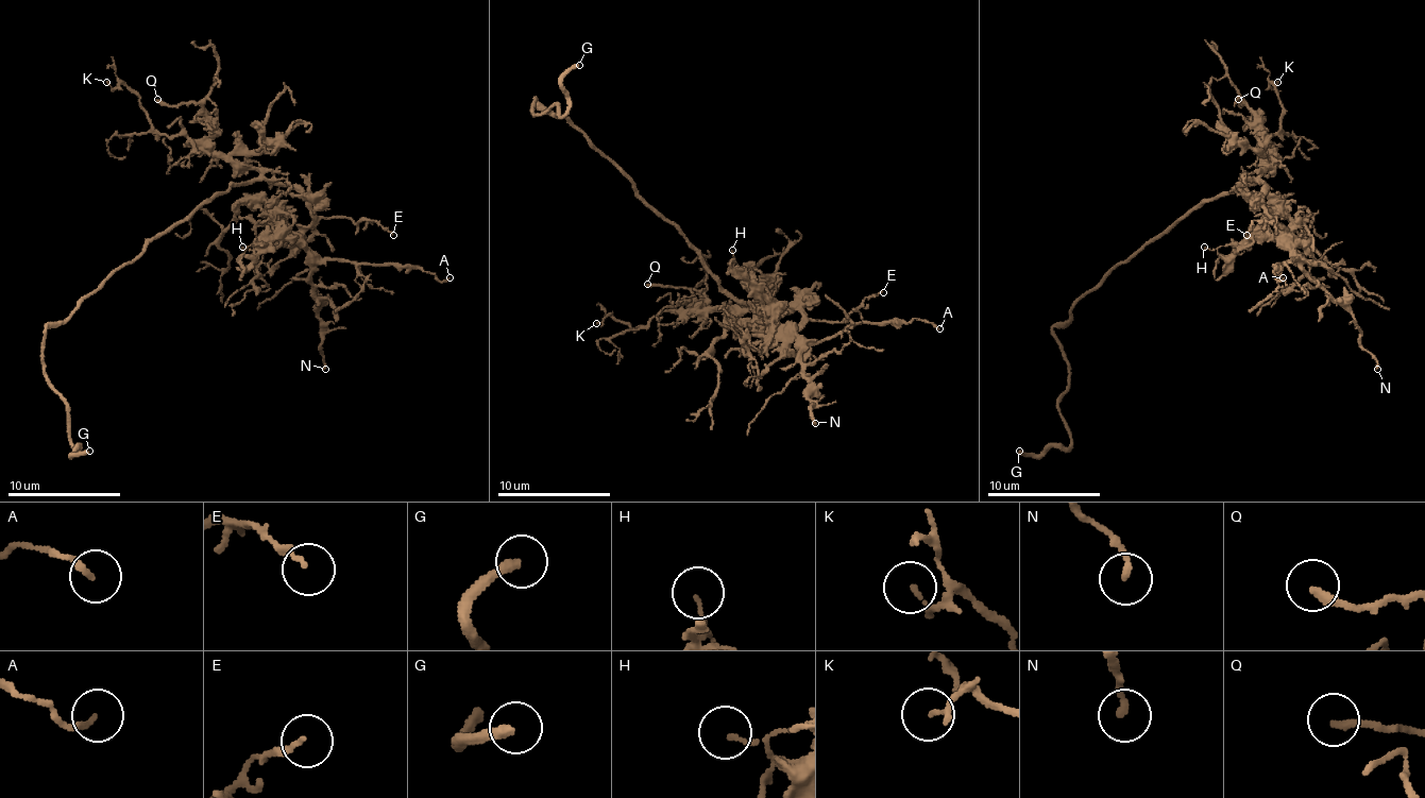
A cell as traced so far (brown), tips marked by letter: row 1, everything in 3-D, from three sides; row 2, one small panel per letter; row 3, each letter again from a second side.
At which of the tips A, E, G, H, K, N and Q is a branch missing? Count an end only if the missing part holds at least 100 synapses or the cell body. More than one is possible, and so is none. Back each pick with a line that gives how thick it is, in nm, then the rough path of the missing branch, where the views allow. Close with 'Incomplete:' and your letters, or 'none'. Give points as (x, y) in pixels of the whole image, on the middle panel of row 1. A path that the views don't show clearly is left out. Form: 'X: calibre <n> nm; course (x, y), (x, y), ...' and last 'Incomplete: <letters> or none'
G: calibre 260 nm
Incomplete: G

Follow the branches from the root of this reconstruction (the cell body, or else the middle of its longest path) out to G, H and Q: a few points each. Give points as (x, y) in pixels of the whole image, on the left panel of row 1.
G: (174, 226), (47, 328), (47, 383), (66, 406), (69, 442), (78, 445), (72, 454), (89, 451)
H: (174, 226), (234, 184), (273, 181), (280, 187), (276, 230), (246, 250), (242, 247)
Q: (174, 226), (214, 196), (259, 172), (234, 167), (214, 147), (214, 121), (197, 104), (163, 104), (157, 99)

